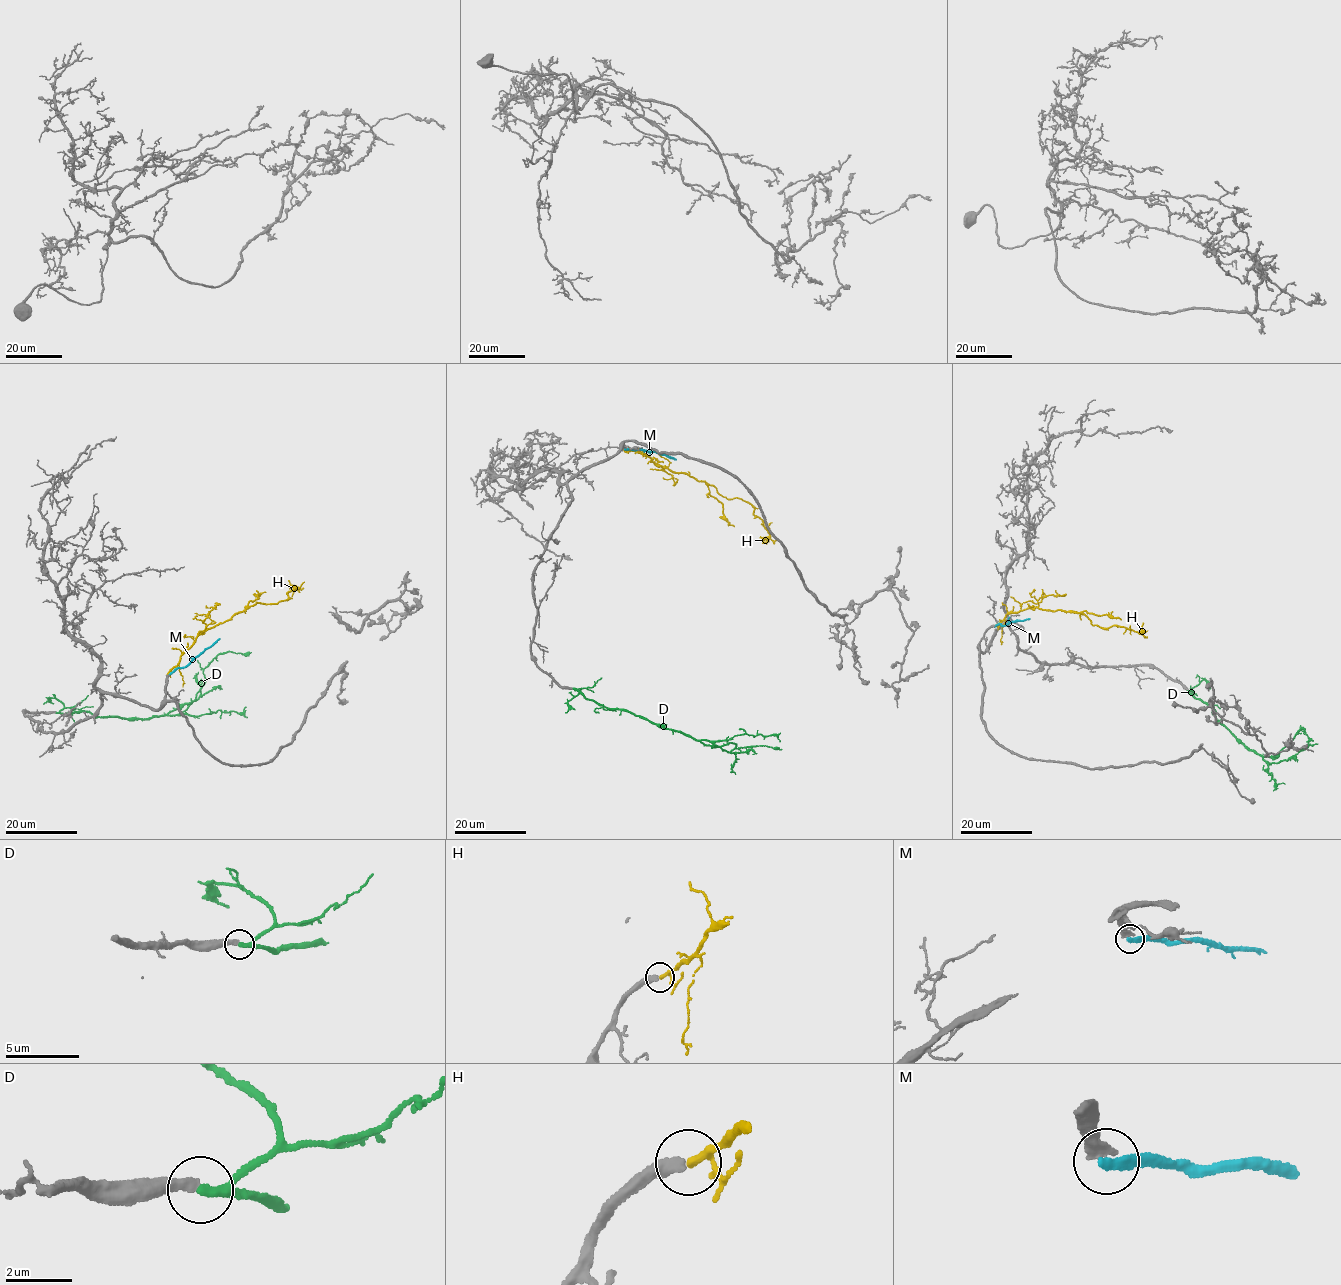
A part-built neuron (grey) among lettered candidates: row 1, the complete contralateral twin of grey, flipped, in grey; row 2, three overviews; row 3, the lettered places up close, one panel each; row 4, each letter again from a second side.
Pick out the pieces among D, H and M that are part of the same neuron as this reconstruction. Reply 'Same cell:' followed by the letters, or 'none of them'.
Same cell: D

